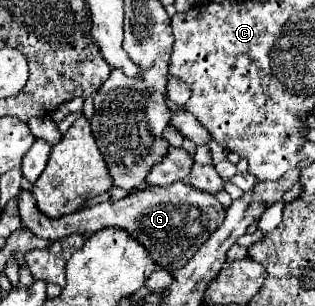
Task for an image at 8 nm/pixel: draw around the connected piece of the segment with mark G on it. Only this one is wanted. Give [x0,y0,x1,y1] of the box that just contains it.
[18,181,224,271]

